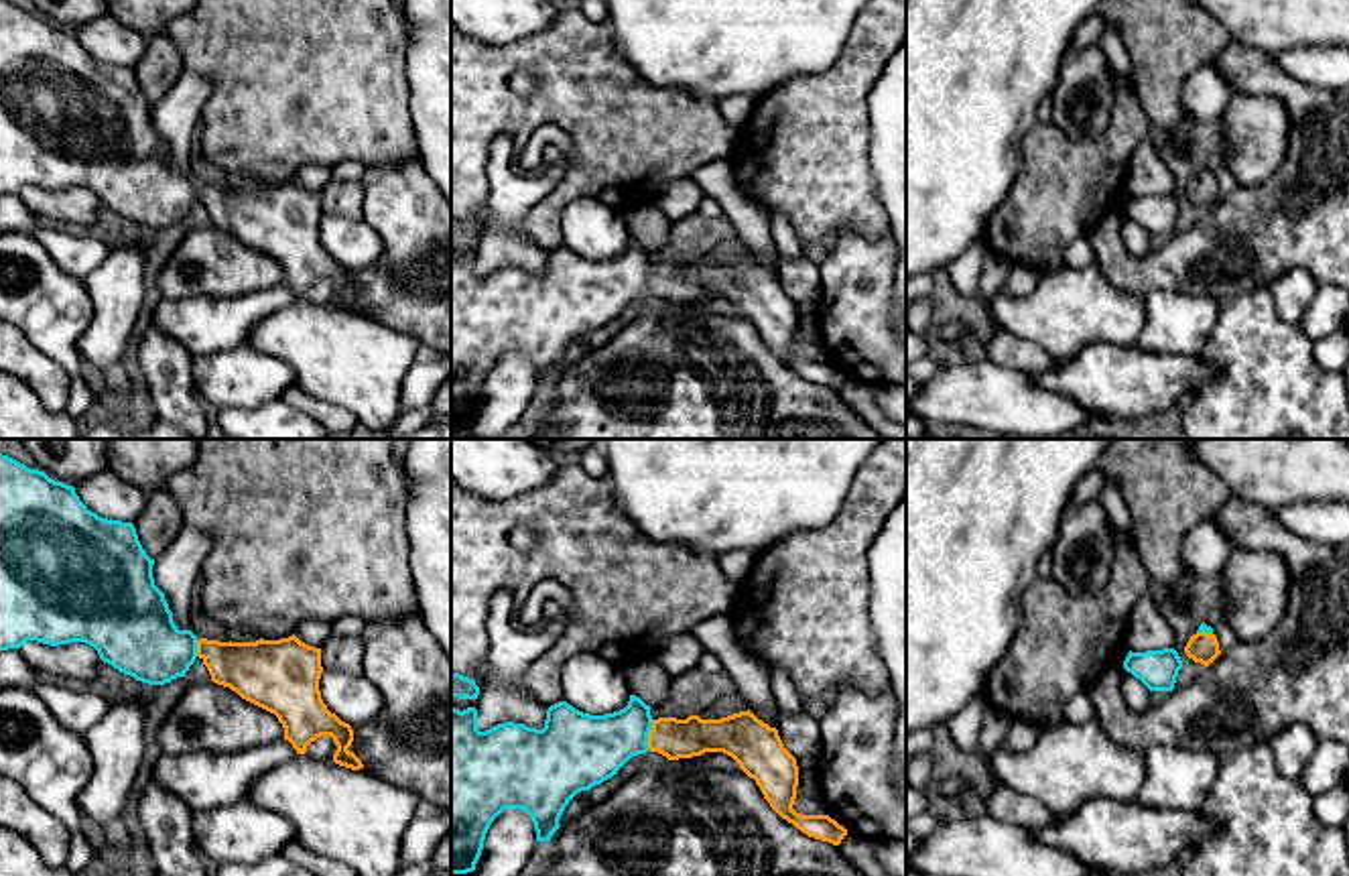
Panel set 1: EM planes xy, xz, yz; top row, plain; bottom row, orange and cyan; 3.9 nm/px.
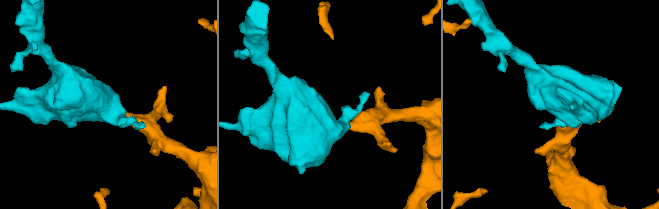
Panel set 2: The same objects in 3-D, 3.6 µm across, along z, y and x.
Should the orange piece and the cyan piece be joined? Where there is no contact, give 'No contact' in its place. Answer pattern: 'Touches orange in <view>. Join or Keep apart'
Touches orange in xz. Join

